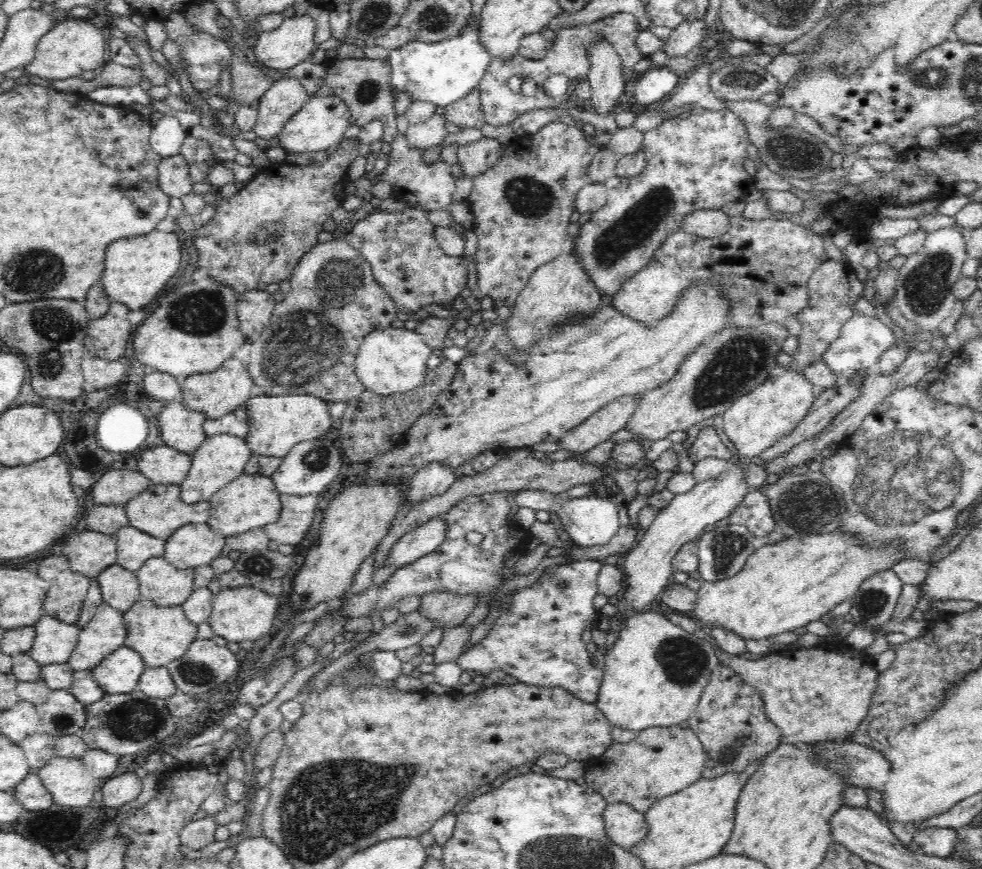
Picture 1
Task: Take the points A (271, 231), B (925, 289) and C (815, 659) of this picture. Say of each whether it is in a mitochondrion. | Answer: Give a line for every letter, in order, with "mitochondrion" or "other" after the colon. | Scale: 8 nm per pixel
A: mitochondrion
B: mitochondrion
C: other

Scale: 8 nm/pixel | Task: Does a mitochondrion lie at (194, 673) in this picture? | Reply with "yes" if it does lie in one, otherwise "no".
yes

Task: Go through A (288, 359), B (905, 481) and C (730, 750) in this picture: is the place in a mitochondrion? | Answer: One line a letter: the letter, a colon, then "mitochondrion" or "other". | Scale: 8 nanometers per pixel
A: mitochondrion
B: mitochondrion
C: mitochondrion

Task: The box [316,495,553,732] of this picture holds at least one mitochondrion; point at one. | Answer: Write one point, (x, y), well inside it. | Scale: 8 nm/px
(409, 627)

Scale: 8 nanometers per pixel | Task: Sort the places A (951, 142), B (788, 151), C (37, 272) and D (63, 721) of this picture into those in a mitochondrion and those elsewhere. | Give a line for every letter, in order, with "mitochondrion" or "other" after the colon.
A: other
B: mitochondrion
C: mitochondrion
D: mitochondrion

